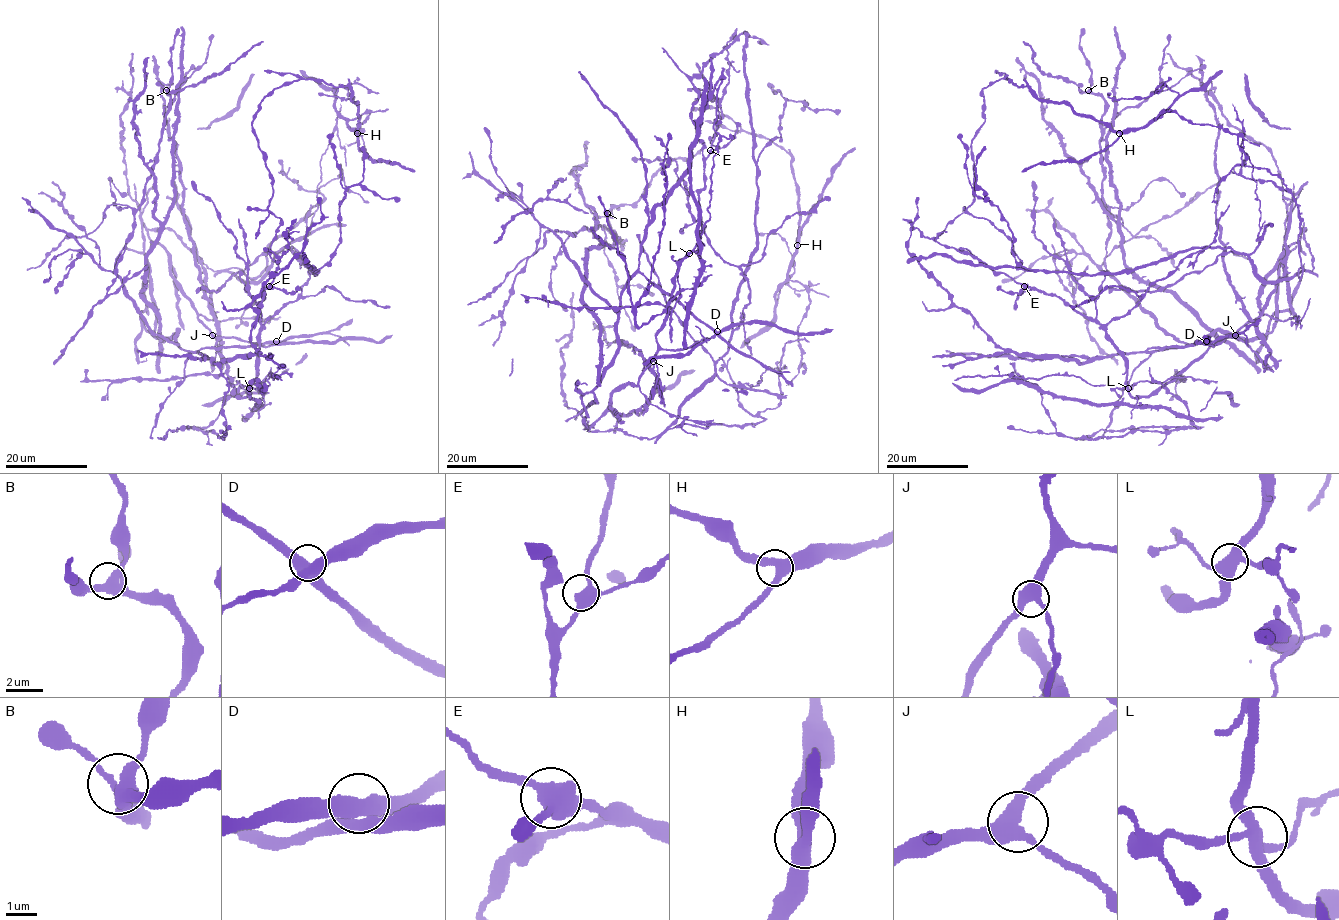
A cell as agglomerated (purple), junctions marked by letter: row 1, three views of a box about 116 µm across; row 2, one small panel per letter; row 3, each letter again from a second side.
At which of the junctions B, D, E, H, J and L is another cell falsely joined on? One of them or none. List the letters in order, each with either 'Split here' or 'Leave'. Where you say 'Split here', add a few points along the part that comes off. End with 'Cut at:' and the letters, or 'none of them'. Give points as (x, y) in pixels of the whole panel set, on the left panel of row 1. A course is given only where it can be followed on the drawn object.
B: Leave
D: Leave
E: Leave
H: Leave
J: Leave
L: Split here. Course of the part to remove: (249, 388), (269, 385), (267, 379), (270, 375), (272, 379), (278, 375), (273, 375), (281, 380)
Cut at: L

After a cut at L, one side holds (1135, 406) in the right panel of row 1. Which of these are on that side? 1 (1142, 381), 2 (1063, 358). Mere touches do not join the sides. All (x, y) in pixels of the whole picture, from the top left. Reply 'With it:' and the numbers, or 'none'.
With it: 2

